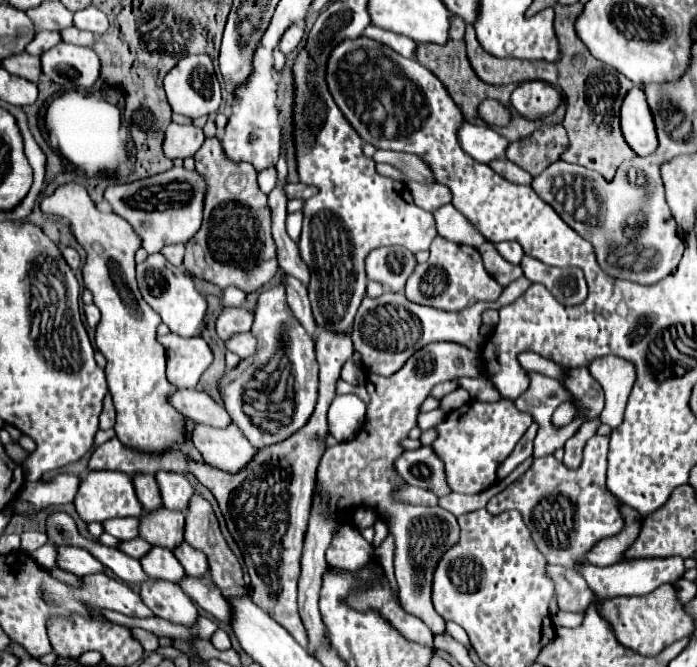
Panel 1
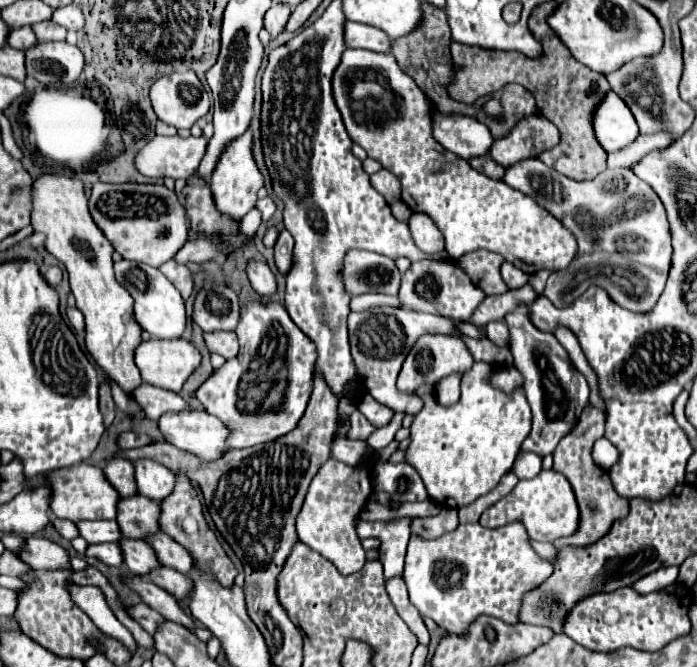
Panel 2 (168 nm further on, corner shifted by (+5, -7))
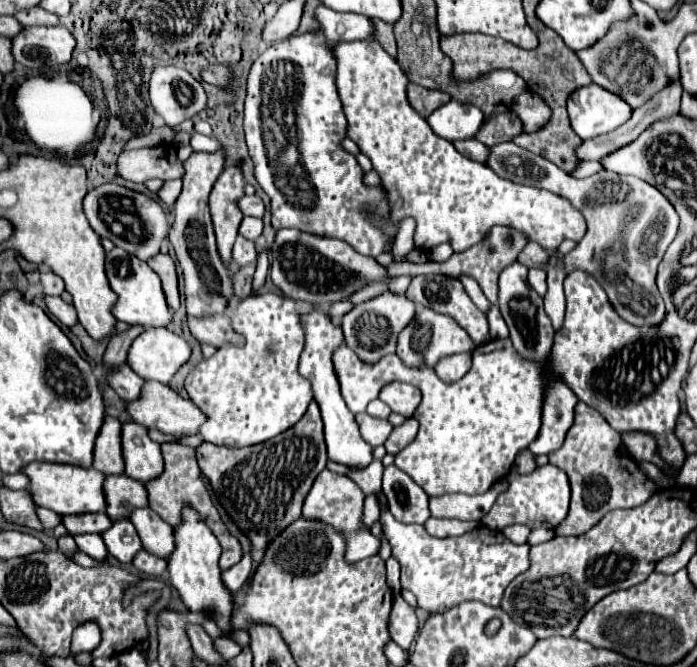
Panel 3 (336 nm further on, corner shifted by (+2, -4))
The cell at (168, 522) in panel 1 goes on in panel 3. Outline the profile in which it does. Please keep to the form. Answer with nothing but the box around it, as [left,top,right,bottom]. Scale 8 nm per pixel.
[105,475,149,521]

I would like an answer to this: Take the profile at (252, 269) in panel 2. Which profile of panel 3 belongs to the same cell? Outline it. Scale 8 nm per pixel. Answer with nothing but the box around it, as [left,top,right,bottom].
[233,237,257,267]

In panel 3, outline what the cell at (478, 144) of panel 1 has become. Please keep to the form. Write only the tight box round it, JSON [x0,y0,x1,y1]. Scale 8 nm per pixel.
[427,99,485,141]

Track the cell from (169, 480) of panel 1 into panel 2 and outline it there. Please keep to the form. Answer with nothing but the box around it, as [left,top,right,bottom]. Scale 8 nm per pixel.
[134,458,176,502]

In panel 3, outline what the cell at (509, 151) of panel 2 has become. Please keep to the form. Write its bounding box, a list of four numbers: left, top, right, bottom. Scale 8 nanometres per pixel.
[477,111,525,147]

